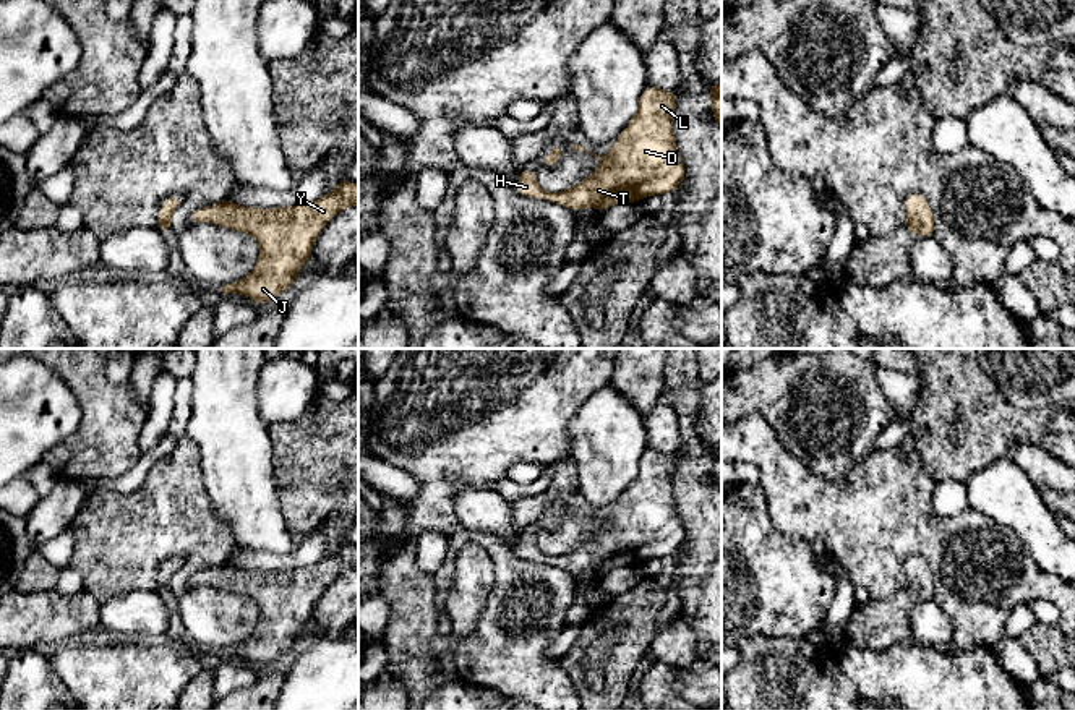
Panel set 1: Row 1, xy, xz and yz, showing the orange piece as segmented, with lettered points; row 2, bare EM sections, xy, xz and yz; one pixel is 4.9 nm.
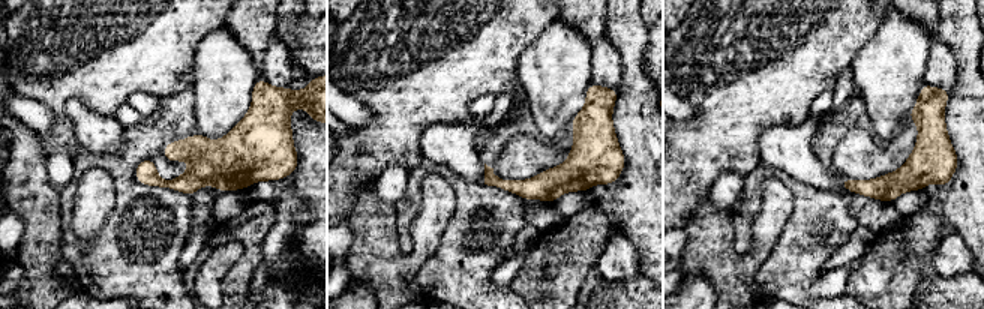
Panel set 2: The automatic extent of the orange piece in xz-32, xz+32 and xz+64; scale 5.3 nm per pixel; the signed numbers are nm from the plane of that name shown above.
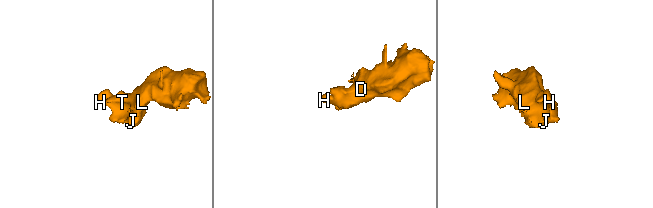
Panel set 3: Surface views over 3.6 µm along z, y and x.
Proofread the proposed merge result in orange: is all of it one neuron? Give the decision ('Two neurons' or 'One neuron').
One neuron

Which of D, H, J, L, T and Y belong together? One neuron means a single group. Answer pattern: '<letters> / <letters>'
D H J L T Y

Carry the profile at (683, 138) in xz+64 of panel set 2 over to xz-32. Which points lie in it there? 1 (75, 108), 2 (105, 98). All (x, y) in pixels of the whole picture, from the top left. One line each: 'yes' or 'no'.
1: no
2: yes

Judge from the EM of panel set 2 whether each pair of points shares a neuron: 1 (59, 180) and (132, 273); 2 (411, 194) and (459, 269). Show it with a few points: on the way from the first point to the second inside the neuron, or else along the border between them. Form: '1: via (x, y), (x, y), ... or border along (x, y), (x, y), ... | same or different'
1: border along (72, 158), (72, 179), (59, 195) | different
2: via (437, 170), (446, 171), (465, 191), (465, 233) | same

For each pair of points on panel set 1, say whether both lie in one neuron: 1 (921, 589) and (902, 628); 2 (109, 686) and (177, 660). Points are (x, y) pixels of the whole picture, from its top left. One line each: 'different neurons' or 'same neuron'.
1: same neuron
2: same neuron

